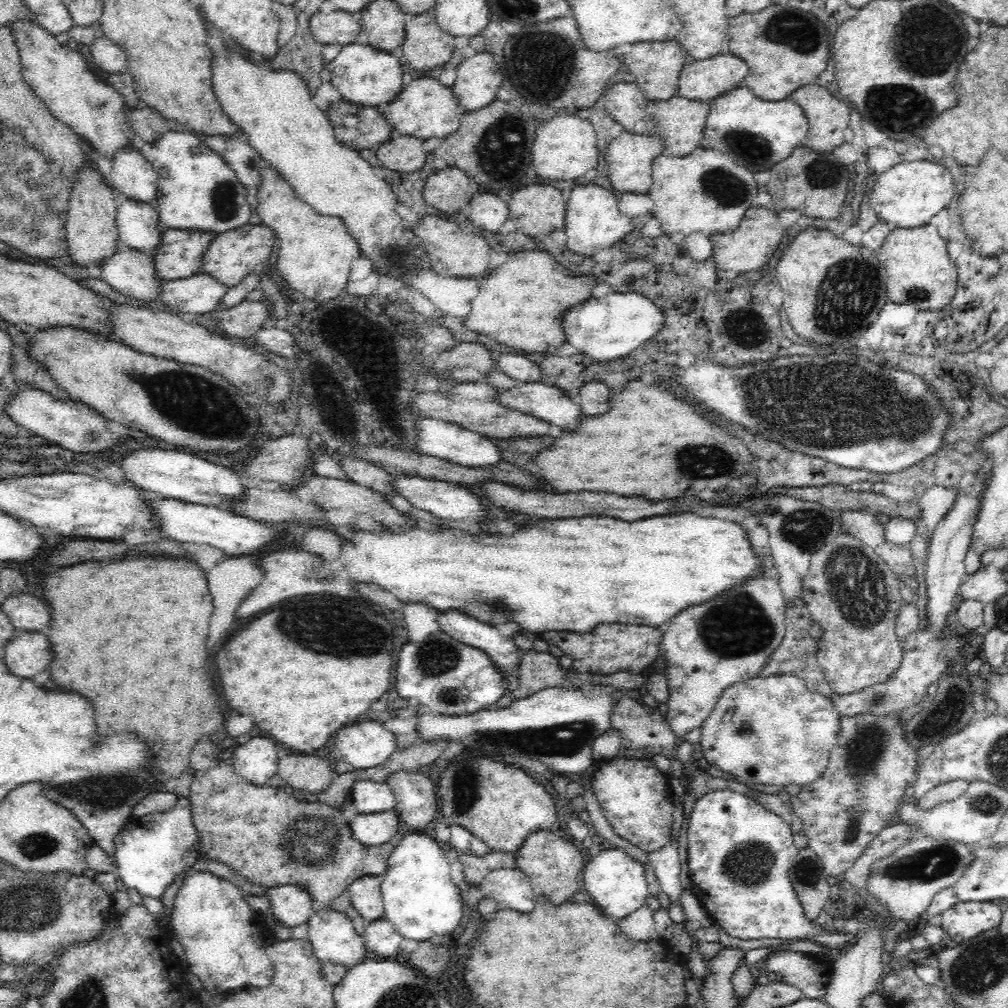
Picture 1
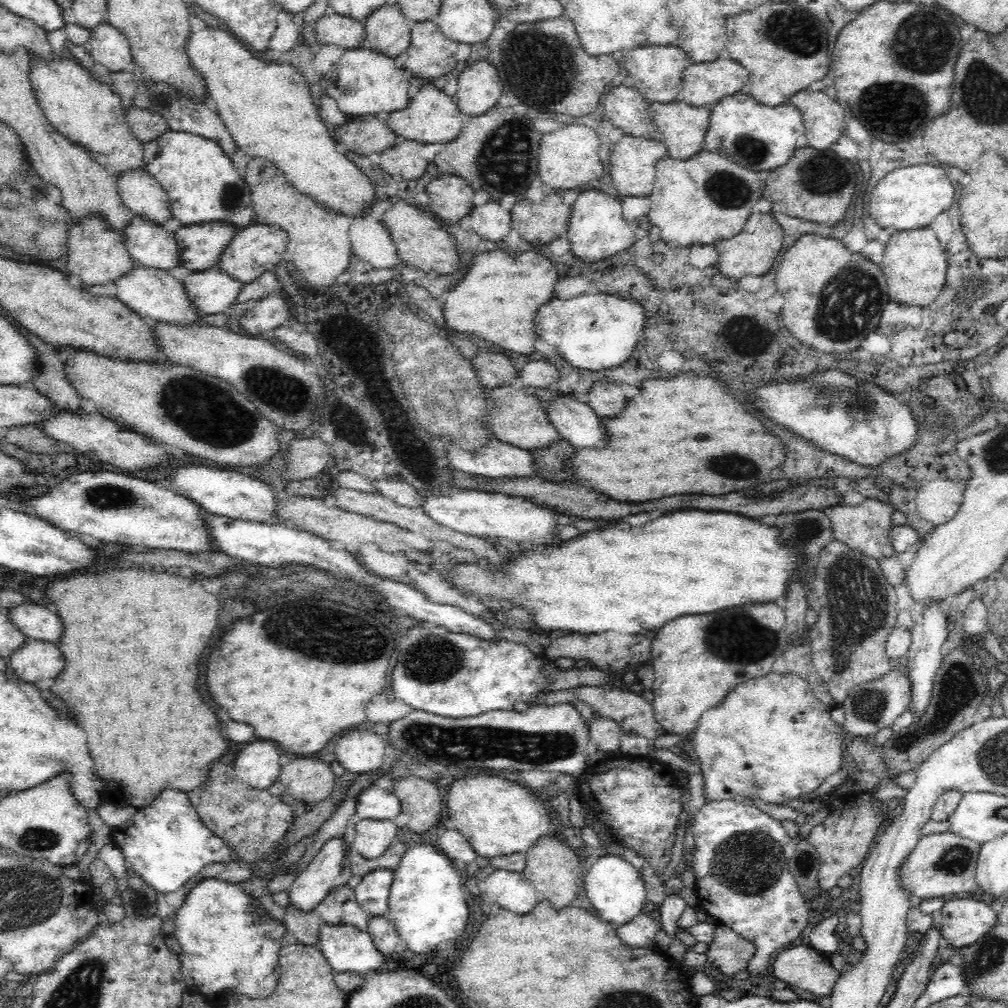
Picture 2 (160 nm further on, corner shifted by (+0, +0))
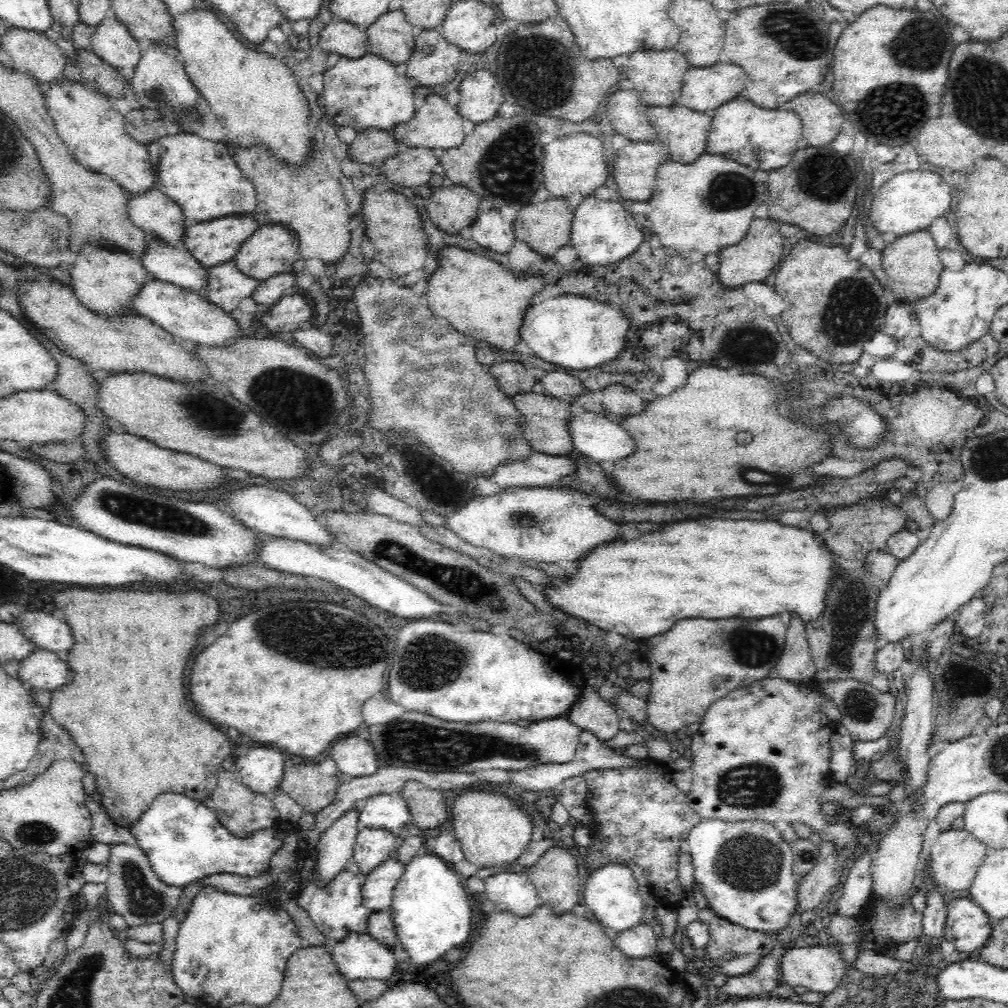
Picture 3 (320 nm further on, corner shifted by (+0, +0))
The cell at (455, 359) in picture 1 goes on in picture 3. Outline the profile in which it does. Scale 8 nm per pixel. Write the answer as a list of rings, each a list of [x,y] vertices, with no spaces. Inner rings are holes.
[[[502,361],[489,367],[488,372],[496,378],[500,390],[510,397],[539,391],[537,379],[527,374],[522,361]]]

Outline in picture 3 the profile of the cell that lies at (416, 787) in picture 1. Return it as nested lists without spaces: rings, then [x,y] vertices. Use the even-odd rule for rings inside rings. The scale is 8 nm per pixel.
[[[410,780],[400,794],[407,802],[411,823],[418,828],[436,828],[448,820],[448,808],[442,791]]]

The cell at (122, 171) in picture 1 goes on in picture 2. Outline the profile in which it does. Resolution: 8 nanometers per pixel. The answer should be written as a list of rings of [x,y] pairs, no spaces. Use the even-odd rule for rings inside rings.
[[[128,171],[118,176],[117,187],[122,204],[148,219],[153,224],[163,227],[171,216],[171,202],[163,186],[147,171]]]

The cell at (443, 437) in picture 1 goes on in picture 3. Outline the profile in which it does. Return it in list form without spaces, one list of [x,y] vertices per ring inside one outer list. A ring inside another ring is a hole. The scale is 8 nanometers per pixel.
[[[534,451],[526,460],[516,460],[510,463],[503,464],[503,461],[498,464],[495,468],[495,472],[492,476],[485,476],[489,477],[489,479],[494,482],[494,484],[498,484],[500,488],[510,488],[514,486],[526,486],[526,488],[530,488],[530,486],[540,486],[542,488],[548,487],[549,484],[552,482],[556,482],[556,480],[560,480],[566,476],[570,476],[570,474],[574,474],[576,472],[576,466],[574,466],[574,462],[572,462],[573,458],[569,455],[562,455],[562,456],[552,456],[549,454],[542,454],[539,452]]]

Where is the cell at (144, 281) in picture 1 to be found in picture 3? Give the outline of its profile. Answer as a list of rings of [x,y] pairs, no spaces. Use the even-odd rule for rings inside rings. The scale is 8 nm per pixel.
[[[150,277],[143,286],[138,296],[134,298],[133,306],[136,312],[162,327],[173,337],[178,336],[192,344],[204,345],[208,348],[224,348],[236,339],[244,337],[243,328],[238,326],[239,322],[232,318],[231,313],[222,311],[203,295],[192,293],[191,290],[180,288],[180,285],[159,281],[153,277]]]

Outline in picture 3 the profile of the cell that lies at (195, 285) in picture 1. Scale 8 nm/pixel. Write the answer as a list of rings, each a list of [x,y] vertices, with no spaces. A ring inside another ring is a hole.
[[[234,260],[210,268],[207,282],[208,288],[203,296],[210,303],[228,313],[238,309],[243,299],[252,298],[261,283],[240,272]]]

